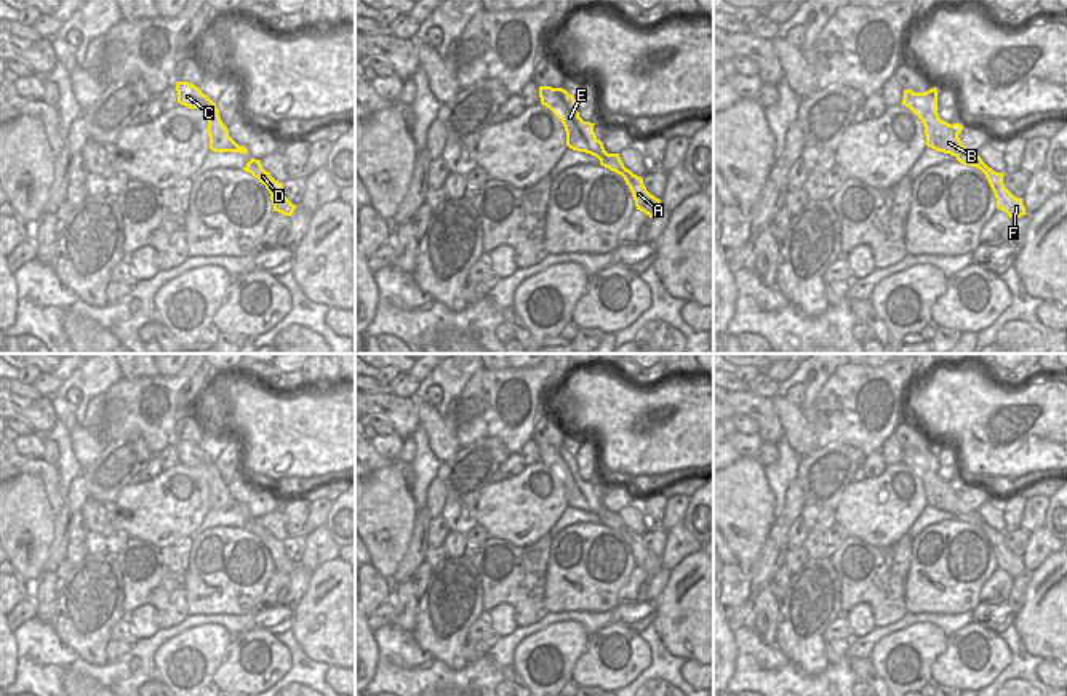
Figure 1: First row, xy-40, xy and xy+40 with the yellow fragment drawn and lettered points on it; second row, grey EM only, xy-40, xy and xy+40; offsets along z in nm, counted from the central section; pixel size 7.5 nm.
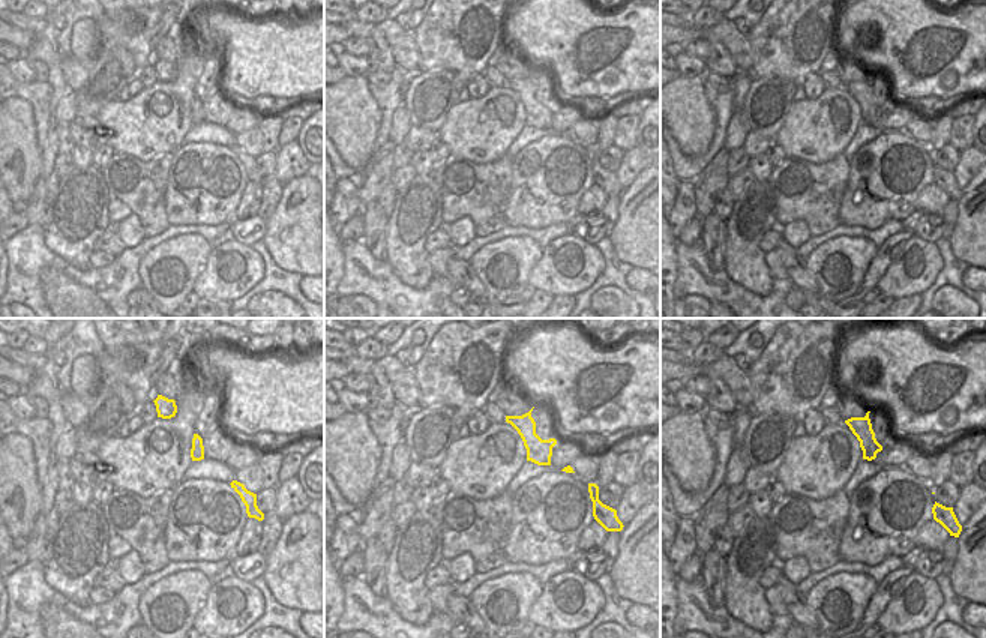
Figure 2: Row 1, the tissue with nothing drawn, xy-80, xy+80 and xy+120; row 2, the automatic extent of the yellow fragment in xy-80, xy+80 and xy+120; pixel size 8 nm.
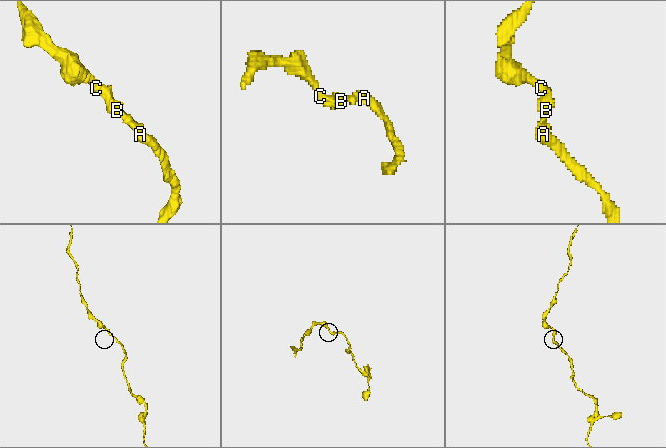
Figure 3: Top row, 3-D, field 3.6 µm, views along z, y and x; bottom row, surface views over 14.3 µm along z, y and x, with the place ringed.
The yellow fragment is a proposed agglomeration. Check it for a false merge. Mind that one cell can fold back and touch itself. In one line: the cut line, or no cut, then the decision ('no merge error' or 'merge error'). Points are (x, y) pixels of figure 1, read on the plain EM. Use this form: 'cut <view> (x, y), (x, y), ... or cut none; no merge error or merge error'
cut none; no merge error

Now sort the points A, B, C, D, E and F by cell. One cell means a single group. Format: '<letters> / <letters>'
A B C D E F

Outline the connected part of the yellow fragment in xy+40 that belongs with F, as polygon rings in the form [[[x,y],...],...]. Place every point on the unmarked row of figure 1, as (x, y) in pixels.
[[[936,445],[925,450],[915,451],[904,448],[902,464],[909,466],[918,474],[925,485],[926,504],[944,512],[953,514],[960,522],[979,526],[997,557],[997,566],[1005,570],[1009,576],[1016,578],[1025,571],[1022,557],[1014,555],[1003,542],[1003,531],[997,531],[989,526],[977,510],[969,510],[960,499],[958,493],[963,488],[960,482],[947,482],[939,477],[937,472],[937,448]]]

